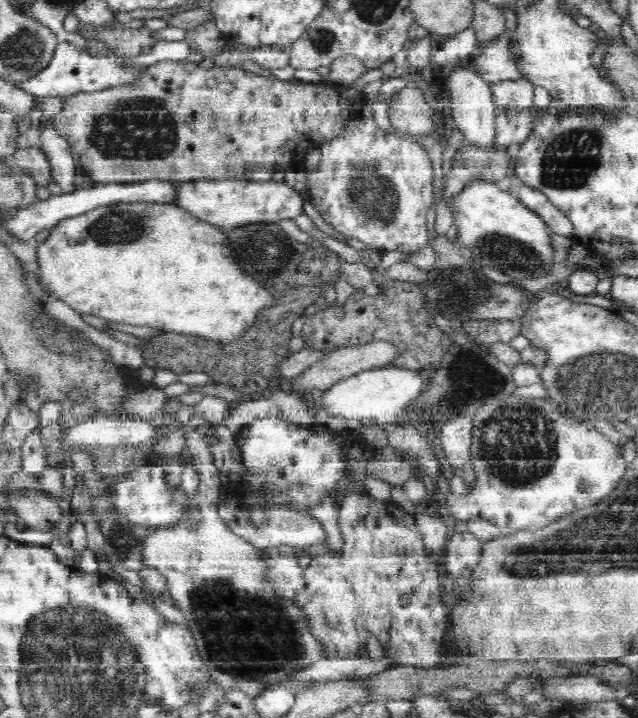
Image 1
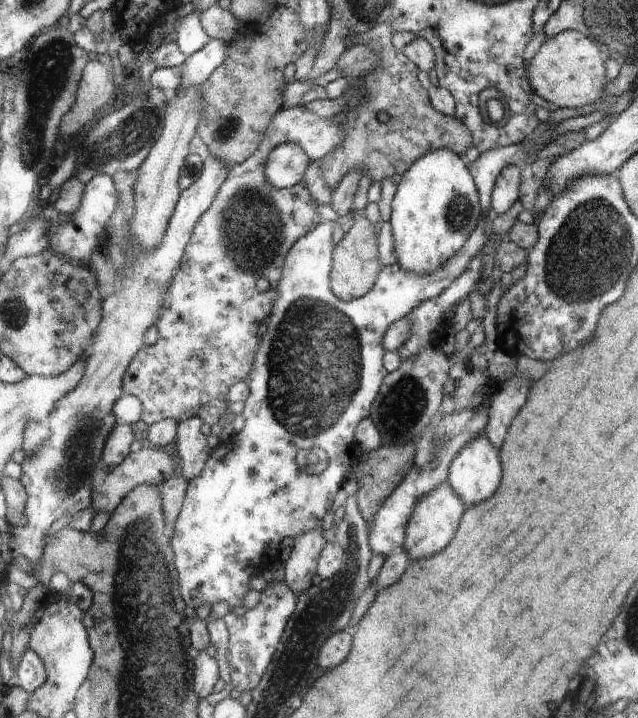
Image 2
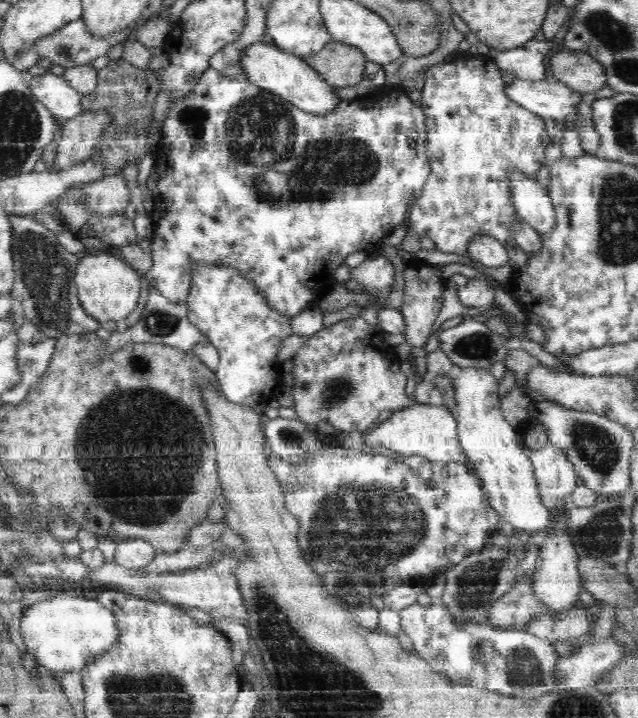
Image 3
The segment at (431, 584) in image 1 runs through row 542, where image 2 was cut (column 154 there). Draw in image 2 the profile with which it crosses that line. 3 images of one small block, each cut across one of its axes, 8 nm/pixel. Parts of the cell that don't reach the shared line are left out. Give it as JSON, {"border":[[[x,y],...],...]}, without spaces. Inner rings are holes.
{"border":[[[297,105],[278,112],[270,122],[257,152],[246,162],[232,166],[229,180],[222,185],[217,200],[197,224],[183,265],[177,270],[163,298],[161,315],[155,322],[159,331],[158,341],[141,350],[125,378],[125,392],[142,400],[145,408],[143,420],[150,427],[162,419],[174,419],[181,423],[198,416],[202,406],[212,400],[228,400],[233,386],[246,381],[252,374],[255,355],[261,346],[258,326],[273,310],[286,255],[299,238],[312,232],[322,221],[316,211],[319,204],[304,182],[285,189],[275,187],[267,181],[266,162],[273,150],[284,143],[296,143],[310,161],[319,161],[344,145],[346,137],[347,128],[336,117],[324,118],[305,106]],[[260,278],[266,278],[272,284],[266,292],[256,288]]]}

